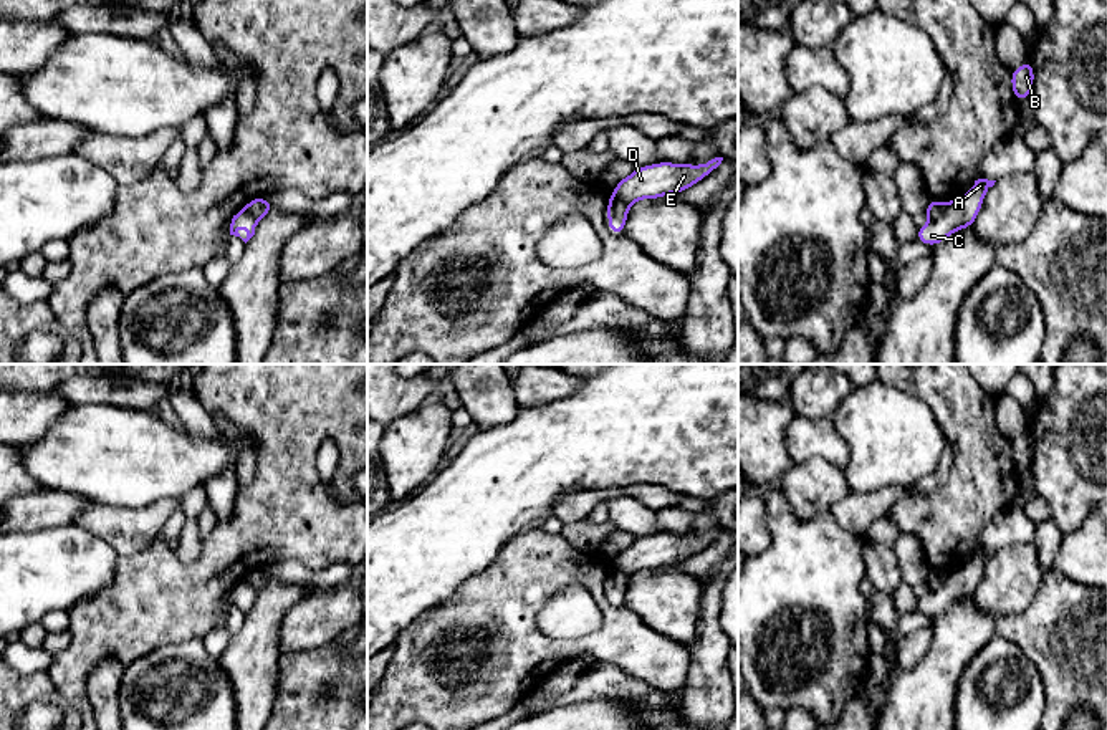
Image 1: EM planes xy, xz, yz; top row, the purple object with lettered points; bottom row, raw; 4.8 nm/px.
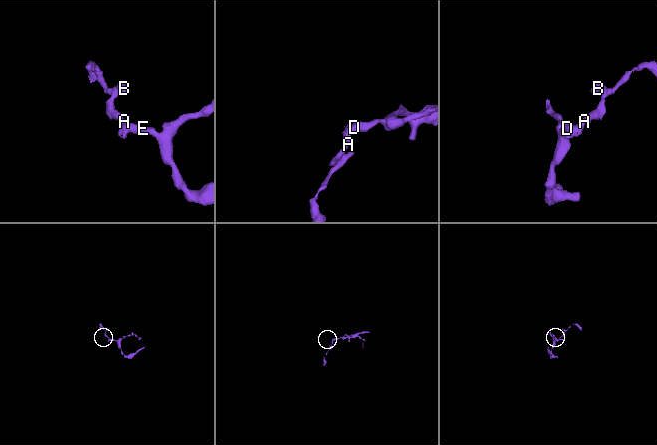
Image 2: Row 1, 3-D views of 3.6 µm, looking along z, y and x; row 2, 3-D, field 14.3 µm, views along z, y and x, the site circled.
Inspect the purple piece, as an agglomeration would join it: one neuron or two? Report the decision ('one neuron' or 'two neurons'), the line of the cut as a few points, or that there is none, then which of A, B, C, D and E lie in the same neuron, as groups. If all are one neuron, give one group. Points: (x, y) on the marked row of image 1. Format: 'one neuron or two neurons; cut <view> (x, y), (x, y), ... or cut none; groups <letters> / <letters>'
two neurons; cut yz (948, 202), (944, 212), (930, 222); groups A B C / D E

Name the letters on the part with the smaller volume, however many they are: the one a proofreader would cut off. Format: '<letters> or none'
A, B, C

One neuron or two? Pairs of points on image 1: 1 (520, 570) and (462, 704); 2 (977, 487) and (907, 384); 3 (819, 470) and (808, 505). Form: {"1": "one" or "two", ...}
{"1": "one", "2": "one", "3": "one"}

